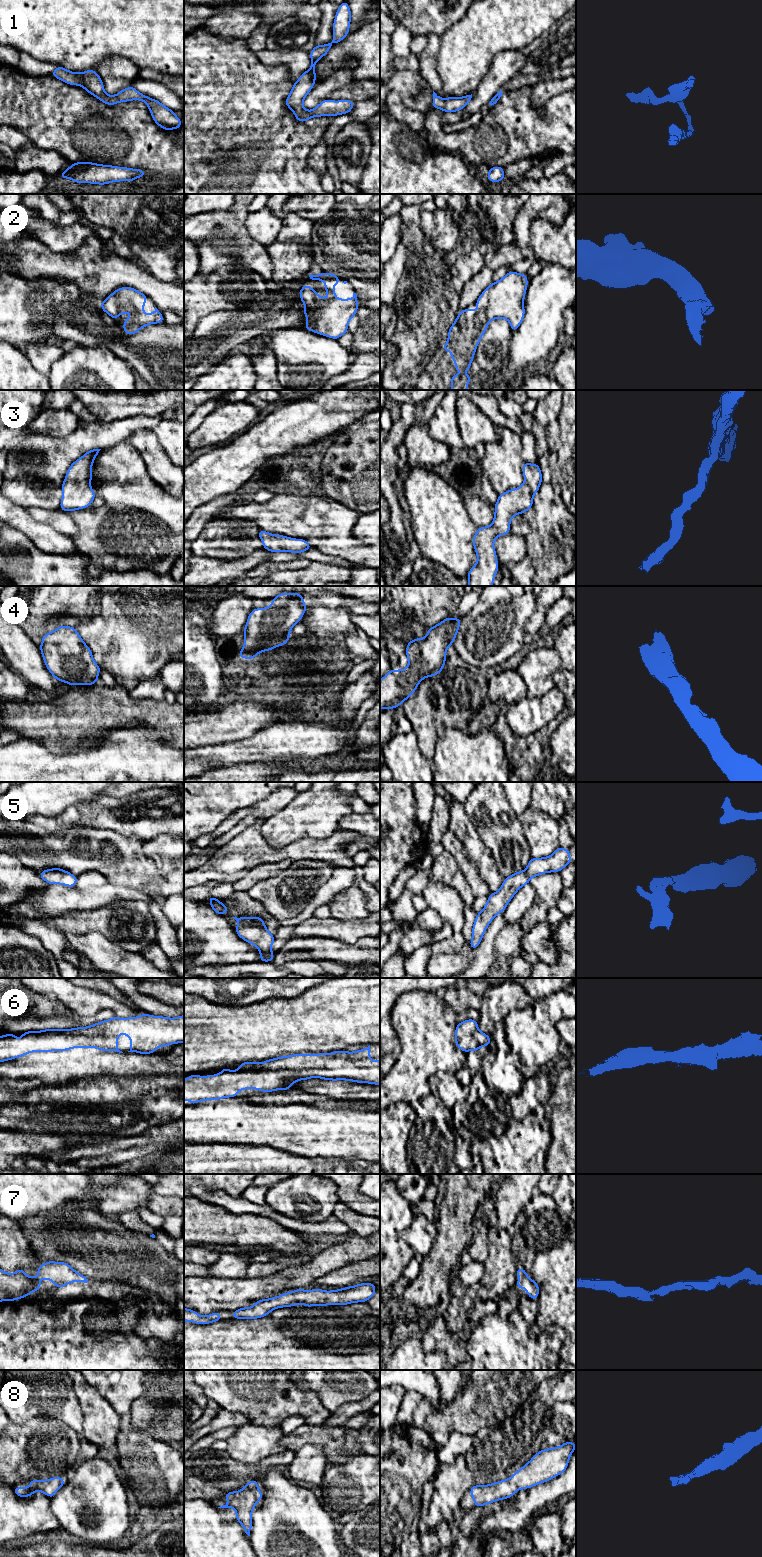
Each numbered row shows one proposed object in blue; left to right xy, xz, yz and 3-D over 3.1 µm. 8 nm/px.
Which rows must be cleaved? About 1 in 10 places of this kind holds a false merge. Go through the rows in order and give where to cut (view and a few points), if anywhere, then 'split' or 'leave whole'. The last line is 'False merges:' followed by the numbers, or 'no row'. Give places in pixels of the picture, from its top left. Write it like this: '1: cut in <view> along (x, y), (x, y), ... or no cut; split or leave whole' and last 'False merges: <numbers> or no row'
1: no cut; leave whole
2: no cut; leave whole
3: no cut; leave whole
4: no cut; leave whole
5: no cut; leave whole
6: no cut; leave whole
7: no cut; leave whole
8: no cut; leave whole
False merges: no row

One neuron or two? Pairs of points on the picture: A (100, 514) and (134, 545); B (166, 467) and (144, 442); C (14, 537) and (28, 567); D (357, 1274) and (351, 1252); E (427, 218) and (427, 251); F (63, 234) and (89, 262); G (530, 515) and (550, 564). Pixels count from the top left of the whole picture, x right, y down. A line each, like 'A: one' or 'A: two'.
A: one
B: one
C: one
D: two
E: two
F: two
G: one

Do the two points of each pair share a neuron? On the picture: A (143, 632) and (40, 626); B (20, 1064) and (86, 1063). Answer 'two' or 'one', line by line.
A: one
B: one

